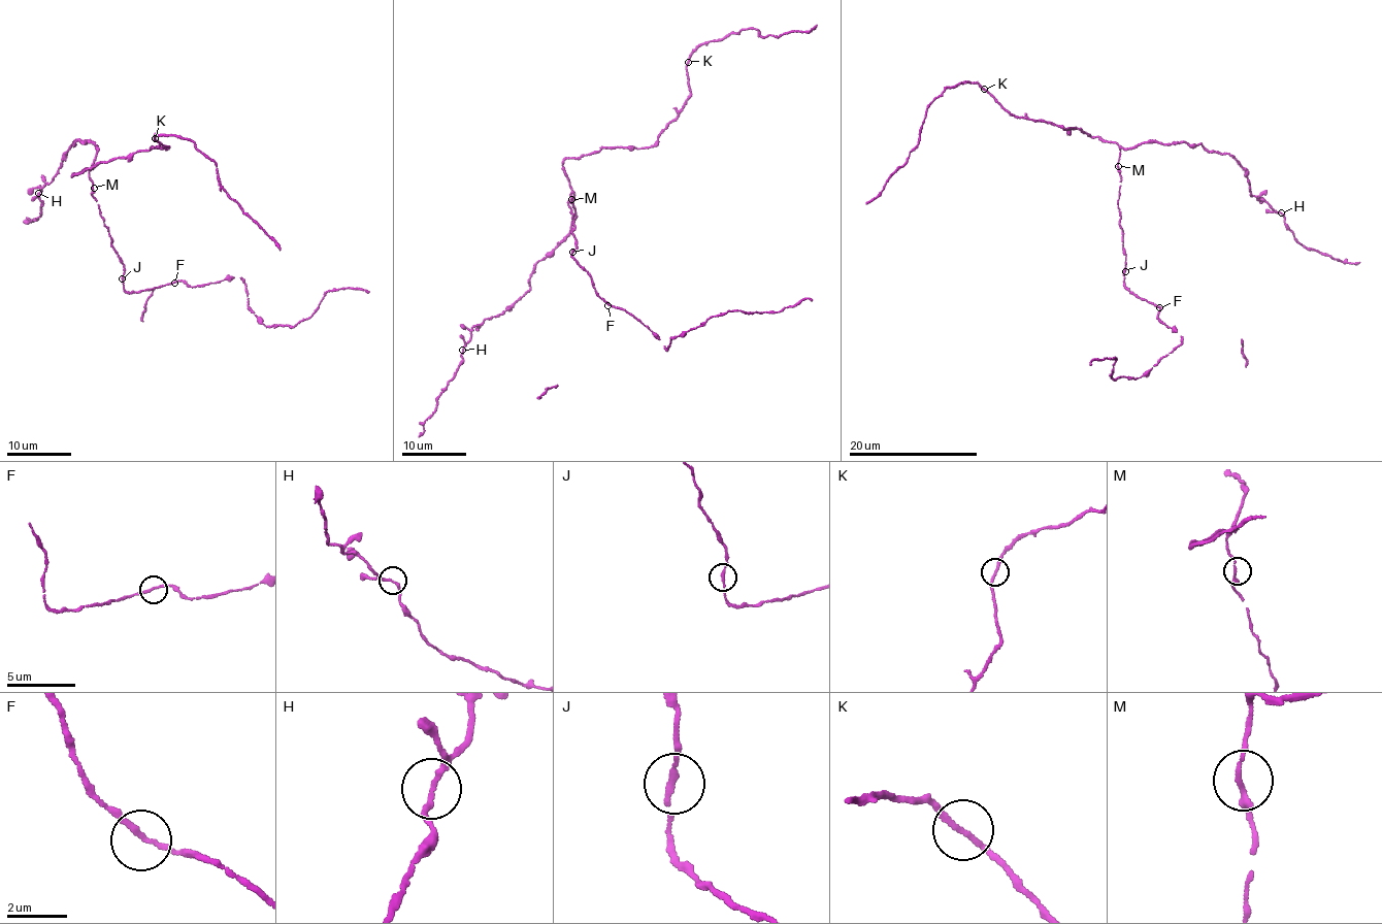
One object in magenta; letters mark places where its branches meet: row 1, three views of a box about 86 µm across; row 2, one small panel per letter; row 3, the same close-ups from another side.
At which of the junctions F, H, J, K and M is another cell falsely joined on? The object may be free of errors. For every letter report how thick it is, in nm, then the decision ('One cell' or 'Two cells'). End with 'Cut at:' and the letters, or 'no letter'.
F: Thickness 180 nm. One cell
H: Thickness 180 nm. One cell
J: Thickness 170 nm. One cell
K: Thickness 190 nm. One cell
M: Thickness 180 nm. One cell
Cut at: no letter

